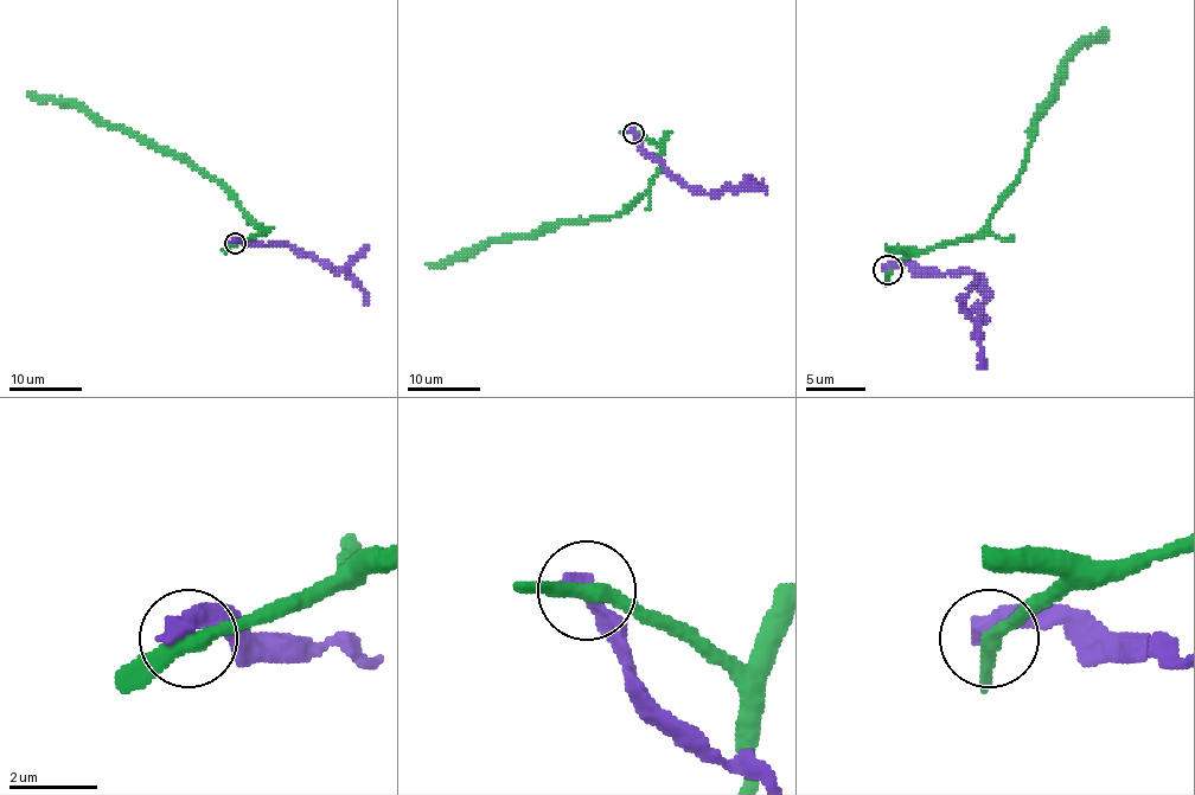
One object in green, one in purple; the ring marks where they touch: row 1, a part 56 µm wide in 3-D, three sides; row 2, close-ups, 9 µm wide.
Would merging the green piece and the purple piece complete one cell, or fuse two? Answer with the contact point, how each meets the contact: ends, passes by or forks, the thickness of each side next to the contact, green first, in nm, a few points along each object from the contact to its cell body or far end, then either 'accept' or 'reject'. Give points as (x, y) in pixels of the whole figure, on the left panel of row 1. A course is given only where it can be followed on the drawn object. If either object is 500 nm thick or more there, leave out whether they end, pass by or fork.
place (235, 243); green passes by; purple ends; calibres 360 and 440 nm; course green (235, 243), (250, 239), (261, 230), (221, 185), (122, 129), (102, 126), (76, 106), (34, 98), (29, 93); course purple (235, 241), (292, 244), (307, 256), (315, 256), (327, 267), (345, 273), (368, 244); reject

